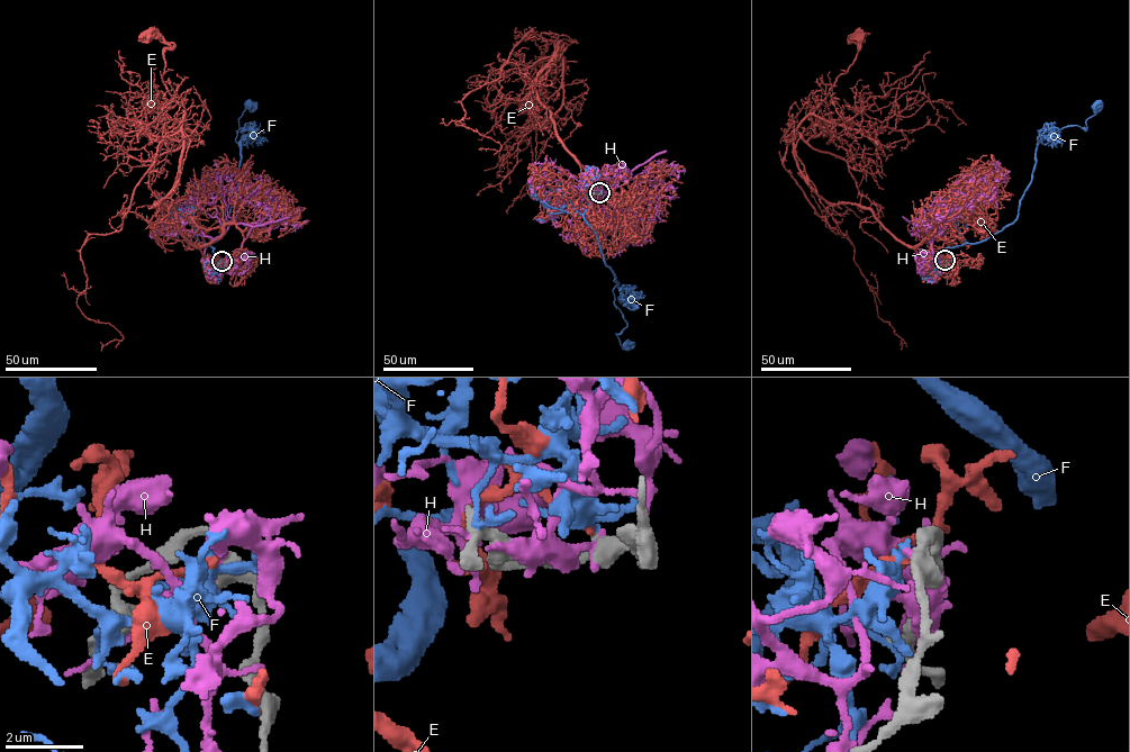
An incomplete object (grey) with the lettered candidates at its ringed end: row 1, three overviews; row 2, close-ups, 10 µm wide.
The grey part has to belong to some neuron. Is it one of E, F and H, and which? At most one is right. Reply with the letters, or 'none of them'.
E

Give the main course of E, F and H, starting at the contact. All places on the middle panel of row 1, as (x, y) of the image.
E: (599, 192), (533, 88), (560, 41), (562, 63), (540, 82), (541, 105), (552, 107), (526, 107)
F: (599, 192), (587, 186), (590, 202), (584, 219), (618, 283), (614, 302), (626, 326), (616, 334), (626, 345)
H: (599, 193), (598, 175), (588, 172), (582, 178), (609, 190), (604, 209), (613, 244), (623, 246), (631, 238)

